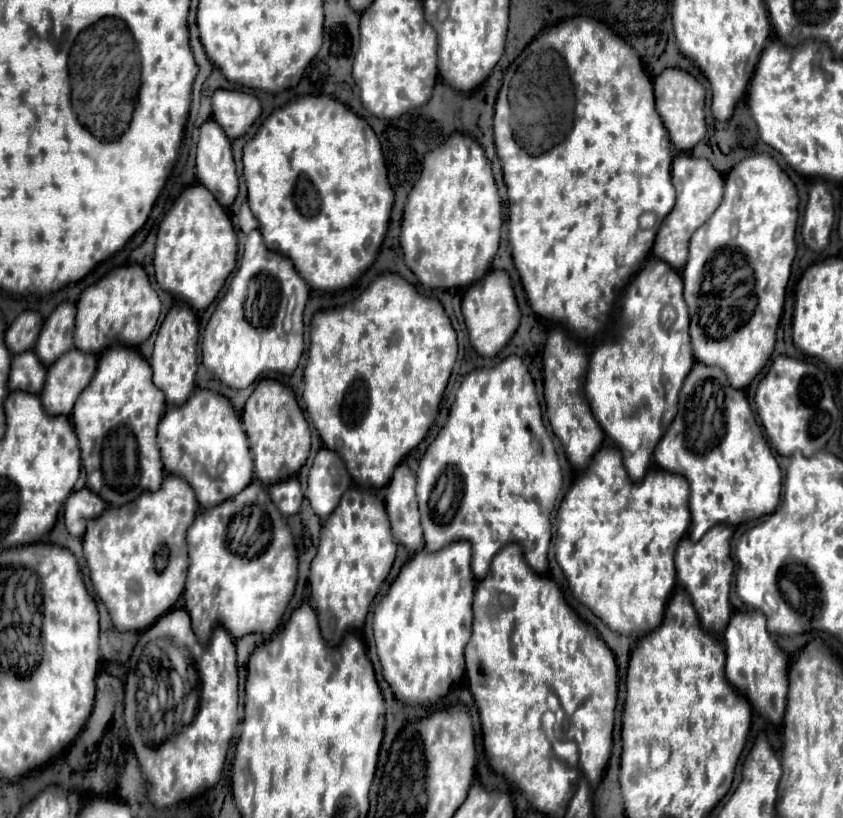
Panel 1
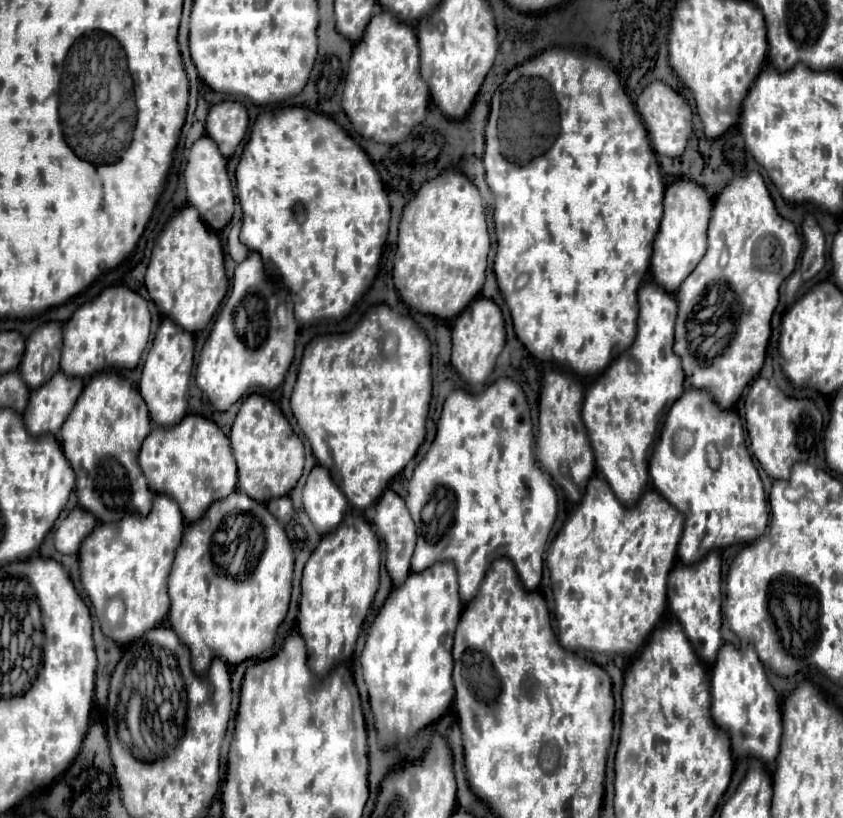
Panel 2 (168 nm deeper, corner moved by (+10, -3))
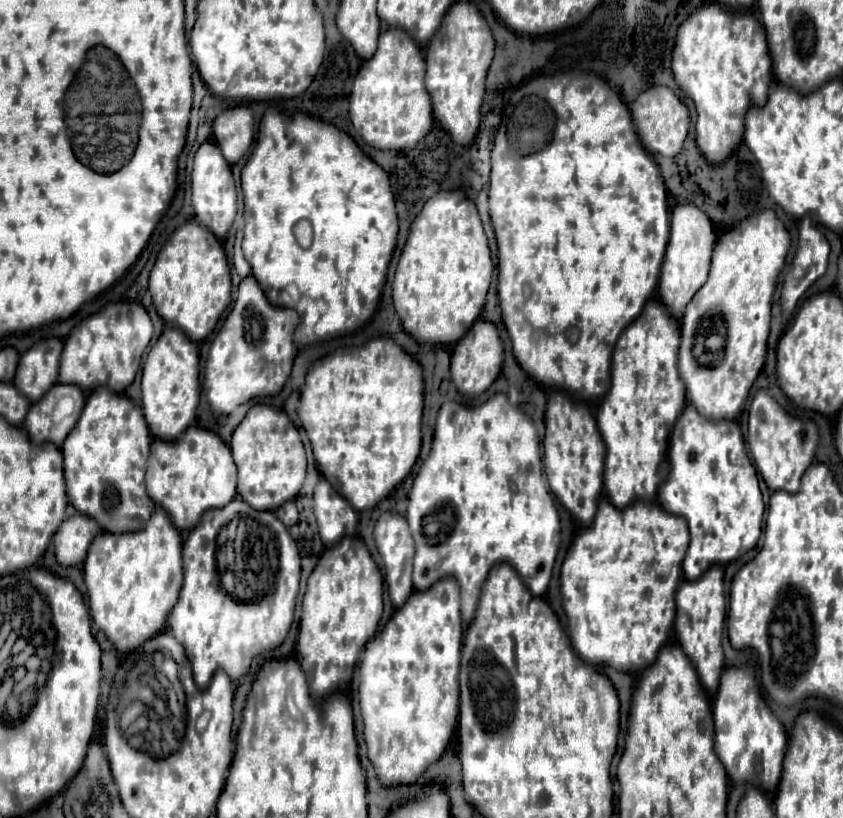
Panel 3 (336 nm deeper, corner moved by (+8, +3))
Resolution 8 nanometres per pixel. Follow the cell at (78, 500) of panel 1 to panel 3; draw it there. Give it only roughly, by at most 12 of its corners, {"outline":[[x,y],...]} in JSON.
{"outline":[[67,517],[53,537],[61,567],[85,561],[101,527],[91,517]]}

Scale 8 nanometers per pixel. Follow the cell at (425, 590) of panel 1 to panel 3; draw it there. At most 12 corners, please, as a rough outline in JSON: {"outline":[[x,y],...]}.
{"outline":[[453,577],[413,593],[361,655],[383,787],[413,785],[459,715]]}

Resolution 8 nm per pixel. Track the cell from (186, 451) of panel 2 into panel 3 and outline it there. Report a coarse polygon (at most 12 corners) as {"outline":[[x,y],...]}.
{"outline":[[219,435],[153,441],[147,493],[179,531],[237,495]]}

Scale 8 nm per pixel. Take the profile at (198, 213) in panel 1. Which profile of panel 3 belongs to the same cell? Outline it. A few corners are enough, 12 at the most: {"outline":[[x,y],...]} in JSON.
{"outline":[[195,219],[161,249],[157,313],[203,341],[231,305],[217,237]]}

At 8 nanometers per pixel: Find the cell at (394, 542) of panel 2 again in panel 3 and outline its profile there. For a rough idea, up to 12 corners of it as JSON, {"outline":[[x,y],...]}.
{"outline":[[383,513],[375,543],[389,599],[403,607],[413,593],[415,545],[405,517]]}

